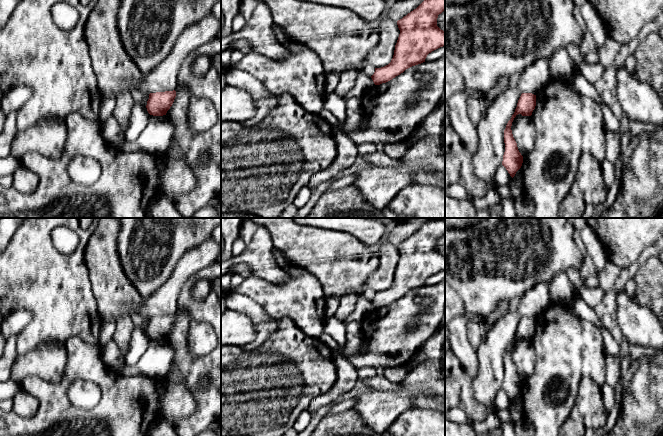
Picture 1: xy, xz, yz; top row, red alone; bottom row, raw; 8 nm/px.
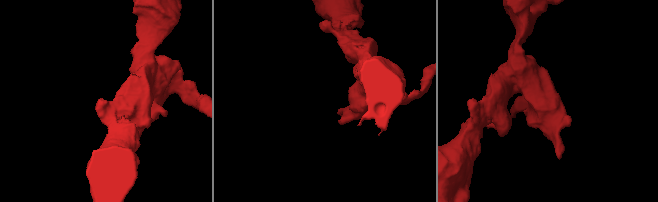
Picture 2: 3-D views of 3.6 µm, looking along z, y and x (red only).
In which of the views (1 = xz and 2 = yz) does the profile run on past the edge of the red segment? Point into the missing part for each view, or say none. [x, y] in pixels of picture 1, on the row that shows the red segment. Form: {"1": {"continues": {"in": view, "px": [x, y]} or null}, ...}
{"1": {"continues": null}, "2": {"continues": null}}

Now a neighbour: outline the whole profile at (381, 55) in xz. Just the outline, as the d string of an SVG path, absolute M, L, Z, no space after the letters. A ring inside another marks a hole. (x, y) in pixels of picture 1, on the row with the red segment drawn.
M383 17L379 28L379 42L367 56L367 60L375 68L384 67L391 62L399 34L397 22Z

